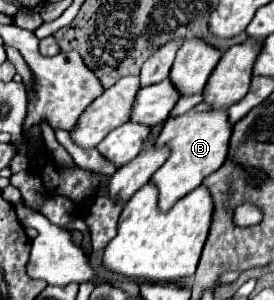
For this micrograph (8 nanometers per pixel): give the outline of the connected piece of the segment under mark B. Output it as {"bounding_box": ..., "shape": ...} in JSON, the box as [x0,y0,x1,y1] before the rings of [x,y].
{"bounding_box":[152,110,232,212],"shape":[[[190,110],[186,114],[172,116],[166,120],[162,132],[156,138],[156,144],[158,146],[168,144],[172,154],[166,160],[166,164],[158,168],[152,176],[152,182],[160,190],[158,206],[164,212],[170,210],[176,200],[198,188],[206,176],[210,176],[224,164],[228,154],[230,134],[232,134],[232,124],[228,122],[228,110],[210,110],[210,112]]]}

